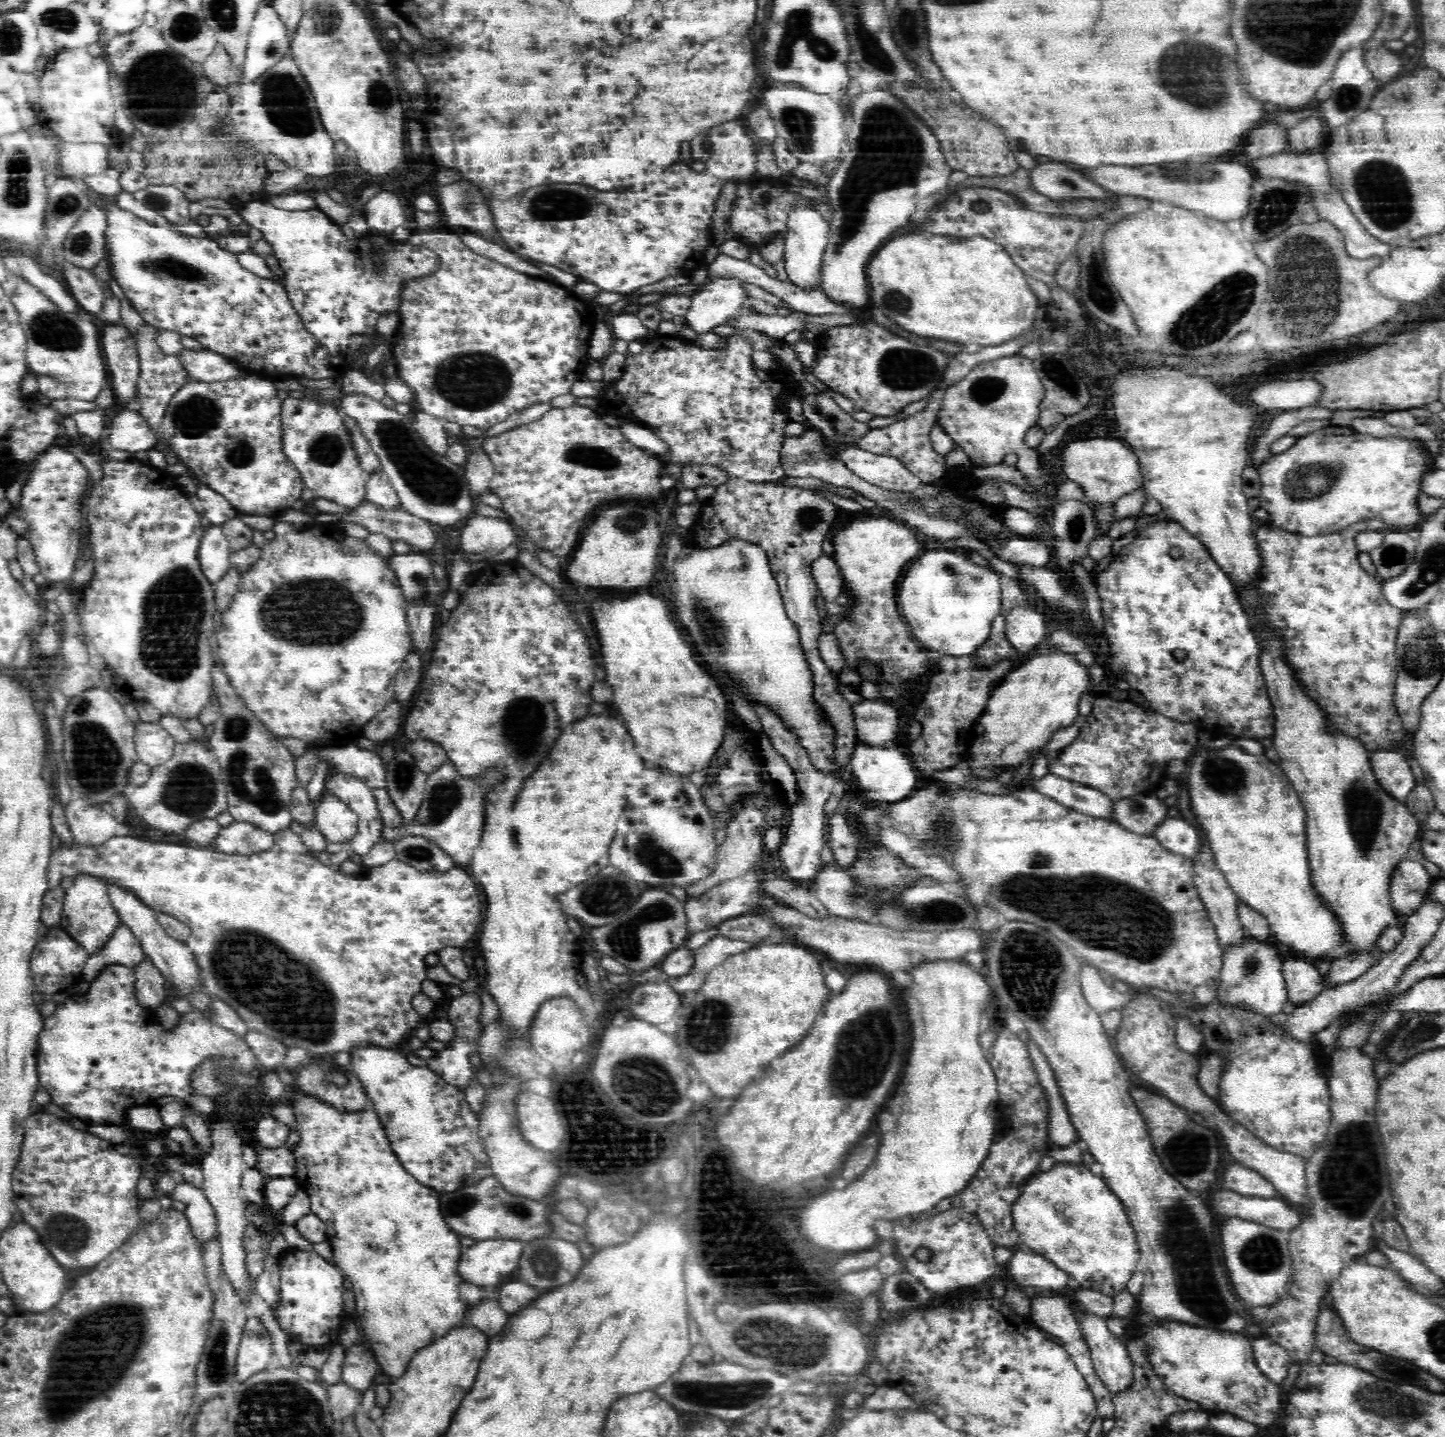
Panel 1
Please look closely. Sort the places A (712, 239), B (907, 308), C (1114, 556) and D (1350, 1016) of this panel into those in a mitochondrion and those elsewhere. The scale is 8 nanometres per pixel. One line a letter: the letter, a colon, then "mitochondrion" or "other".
A: other
B: mitochondrion
C: other
D: other

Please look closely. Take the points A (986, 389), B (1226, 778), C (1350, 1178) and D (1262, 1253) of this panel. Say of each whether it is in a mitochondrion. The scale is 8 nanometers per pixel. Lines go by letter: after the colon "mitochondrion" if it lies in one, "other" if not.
A: mitochondrion
B: mitochondrion
C: mitochondrion
D: mitochondrion

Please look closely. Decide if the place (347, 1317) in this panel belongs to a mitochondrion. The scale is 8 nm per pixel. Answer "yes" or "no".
no

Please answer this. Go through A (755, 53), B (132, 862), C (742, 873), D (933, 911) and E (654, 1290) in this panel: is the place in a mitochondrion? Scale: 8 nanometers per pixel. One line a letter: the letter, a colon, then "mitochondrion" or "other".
A: other
B: other
C: other
D: mitochondrion
E: other

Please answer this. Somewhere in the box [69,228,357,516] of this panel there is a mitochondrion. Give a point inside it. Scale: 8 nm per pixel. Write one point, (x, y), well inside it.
(195, 413)

